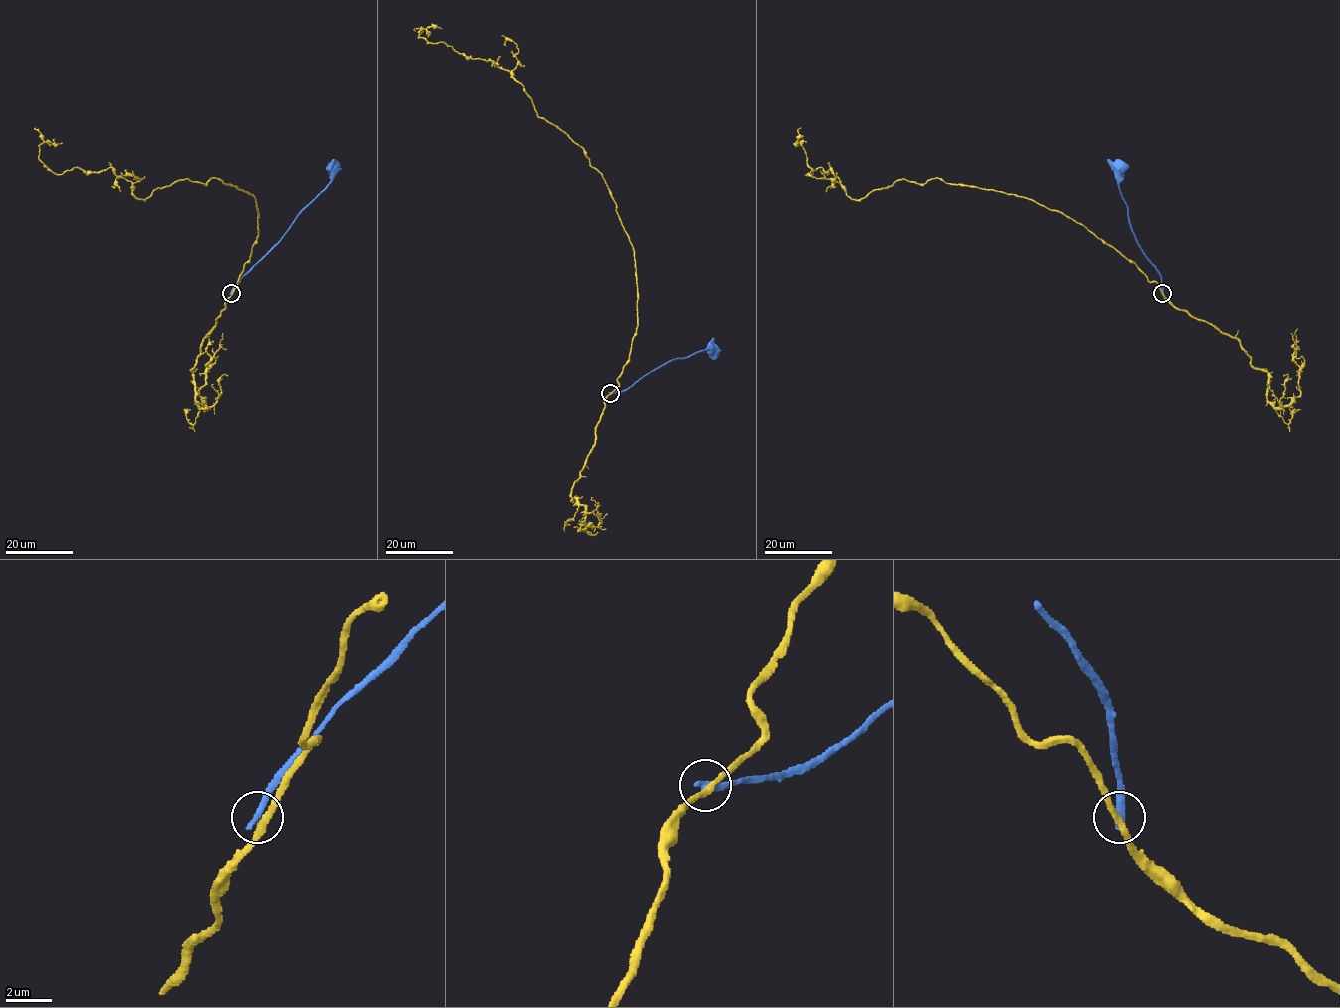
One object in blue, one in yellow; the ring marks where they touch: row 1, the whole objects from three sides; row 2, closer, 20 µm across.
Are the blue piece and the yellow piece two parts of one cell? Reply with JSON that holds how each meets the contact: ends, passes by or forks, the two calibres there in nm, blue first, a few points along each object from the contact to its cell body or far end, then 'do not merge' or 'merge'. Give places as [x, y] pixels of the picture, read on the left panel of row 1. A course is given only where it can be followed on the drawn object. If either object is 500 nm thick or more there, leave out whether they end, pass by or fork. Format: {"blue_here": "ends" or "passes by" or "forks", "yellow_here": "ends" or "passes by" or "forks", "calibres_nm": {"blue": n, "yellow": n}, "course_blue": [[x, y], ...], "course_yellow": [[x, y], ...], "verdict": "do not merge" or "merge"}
{"blue_here": "ends", "yellow_here": "passes by", "calibres_nm": {"blue": 360, "yellow": 280}, "course_blue": [[231, 293], [233, 286], [279, 241], [295, 217], [331, 181], [332, 168]], "course_yellow": [[231, 293], [257, 239], [252, 194], [186, 178], [141, 199], [111, 167], [53, 173], [40, 145], [62, 142]], "verdict": "do not merge"}

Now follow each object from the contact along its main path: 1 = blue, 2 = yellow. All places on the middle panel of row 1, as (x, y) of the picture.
1: (610, 392), (623, 392), (675, 359), (684, 359), (710, 347), (712, 349)
2: (611, 392), (638, 316), (633, 246), (616, 203), (585, 151), (538, 116), (511, 71), (418, 37), (441, 28)

